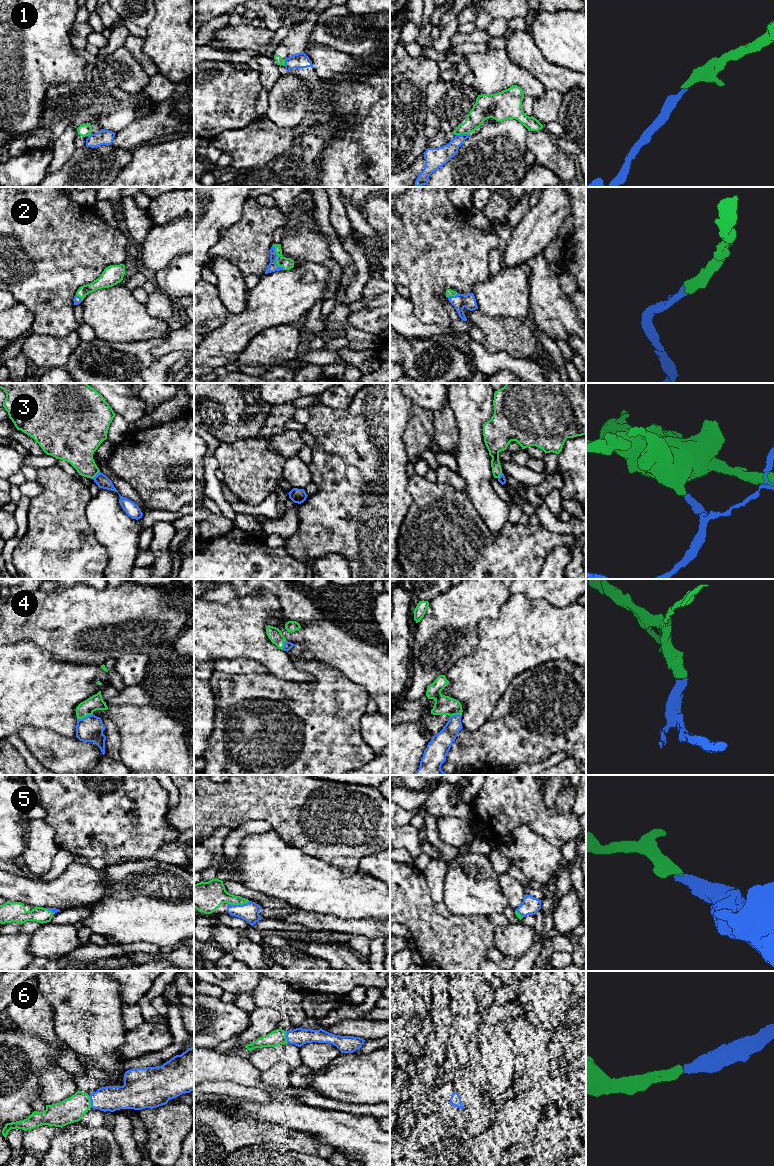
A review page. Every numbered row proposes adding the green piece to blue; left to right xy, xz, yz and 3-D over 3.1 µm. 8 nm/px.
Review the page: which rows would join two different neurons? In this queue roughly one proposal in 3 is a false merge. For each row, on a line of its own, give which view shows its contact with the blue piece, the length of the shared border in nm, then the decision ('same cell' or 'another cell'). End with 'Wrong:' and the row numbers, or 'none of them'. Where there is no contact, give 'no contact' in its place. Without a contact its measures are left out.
1: meets blue in yz; contact 110 nm long; another cell
2: meets blue in xz; contact 220 nm long; same cell
3: meets blue in xy; contact 90 nm long; another cell
4: meets blue in xy; contact 130 nm long; same cell
5: meets blue in xz; contact 180 nm long; same cell
6: meets blue in xy; contact 100 nm long; same cell
Wrong: 1, 3

